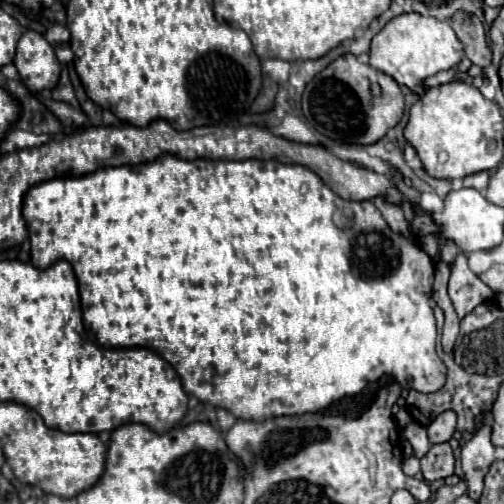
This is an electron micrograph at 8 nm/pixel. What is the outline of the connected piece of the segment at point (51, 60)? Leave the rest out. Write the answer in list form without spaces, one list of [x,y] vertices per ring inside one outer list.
[[[25,31],[18,41],[13,63],[31,91],[53,89],[59,81],[61,65],[55,51],[37,31]]]

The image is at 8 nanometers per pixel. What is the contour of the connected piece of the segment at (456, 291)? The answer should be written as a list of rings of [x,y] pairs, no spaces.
[[[459,253],[451,267],[451,277],[449,277],[449,297],[453,301],[453,307],[461,317],[471,313],[477,305],[481,305],[485,299],[493,297],[495,293],[491,291],[489,285],[485,285],[467,265],[467,257]]]

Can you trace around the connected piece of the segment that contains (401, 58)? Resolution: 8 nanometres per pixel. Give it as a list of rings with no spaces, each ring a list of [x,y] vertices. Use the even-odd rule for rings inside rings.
[[[405,13],[391,19],[371,41],[369,65],[391,75],[399,85],[415,89],[429,75],[457,67],[465,57],[463,45],[447,21],[425,17],[419,13]]]

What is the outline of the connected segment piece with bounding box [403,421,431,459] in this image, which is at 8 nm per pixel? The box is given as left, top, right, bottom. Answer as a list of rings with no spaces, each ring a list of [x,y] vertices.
[[[417,421],[409,423],[407,429],[403,431],[403,435],[405,435],[405,439],[411,443],[413,453],[415,453],[417,459],[421,459],[421,457],[429,451],[431,443],[429,443],[429,437],[427,437],[427,429],[425,429],[421,423],[417,423]]]

